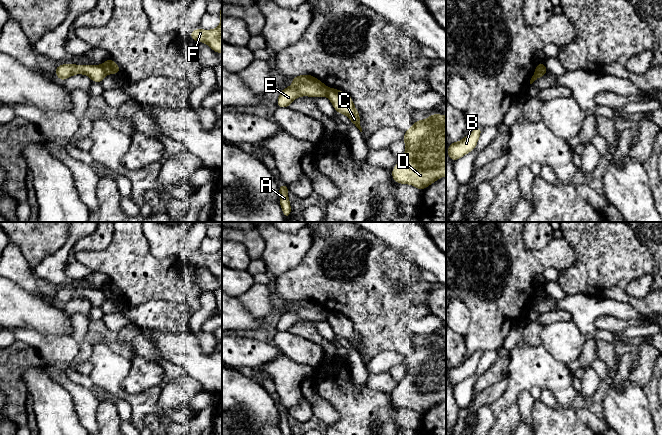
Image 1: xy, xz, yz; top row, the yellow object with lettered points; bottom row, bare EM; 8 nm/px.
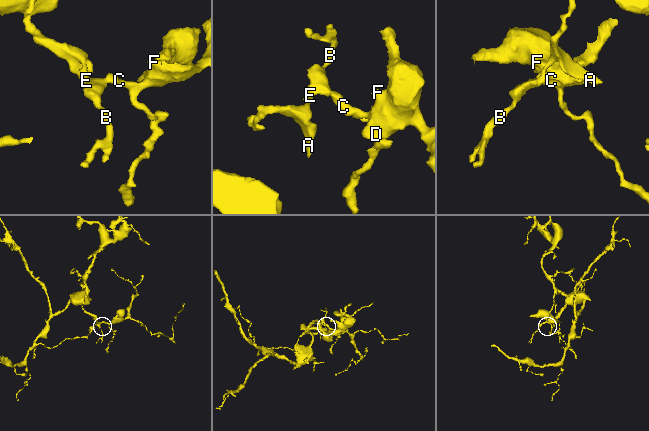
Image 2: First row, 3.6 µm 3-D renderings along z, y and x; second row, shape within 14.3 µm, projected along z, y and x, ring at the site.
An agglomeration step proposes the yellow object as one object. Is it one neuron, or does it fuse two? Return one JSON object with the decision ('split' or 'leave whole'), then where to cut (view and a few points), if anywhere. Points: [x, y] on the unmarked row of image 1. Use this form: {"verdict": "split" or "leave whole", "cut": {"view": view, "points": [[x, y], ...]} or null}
{"verdict": "split", "cut": {"view": "yz", "points": [[537, 289], [546, 297]]}}

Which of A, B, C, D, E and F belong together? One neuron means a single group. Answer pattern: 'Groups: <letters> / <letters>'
Groups: A B E / C D F

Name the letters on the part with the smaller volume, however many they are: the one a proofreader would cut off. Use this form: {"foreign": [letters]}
{"foreign": ["C", "D", "F"]}

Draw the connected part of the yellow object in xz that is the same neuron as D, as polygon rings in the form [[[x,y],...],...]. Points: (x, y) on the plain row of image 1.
[[[430,338],[428,343],[416,344],[406,353],[402,363],[405,367],[405,378],[391,395],[395,407],[410,408],[424,414],[441,401],[446,400],[446,340]]]

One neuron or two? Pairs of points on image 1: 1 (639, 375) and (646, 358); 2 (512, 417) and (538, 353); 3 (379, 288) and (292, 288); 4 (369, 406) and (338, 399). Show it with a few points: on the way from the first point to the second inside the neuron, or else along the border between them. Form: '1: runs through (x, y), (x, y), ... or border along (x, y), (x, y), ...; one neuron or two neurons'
1: runs through (642, 371), (645, 362); one neuron
2: runs through (512, 401), (512, 392), (526, 369); one neuron
3: runs through (357, 284), (352, 286), (314, 286); one neuron
4: runs through (361, 406), (357, 406), (346, 399); one neuron

